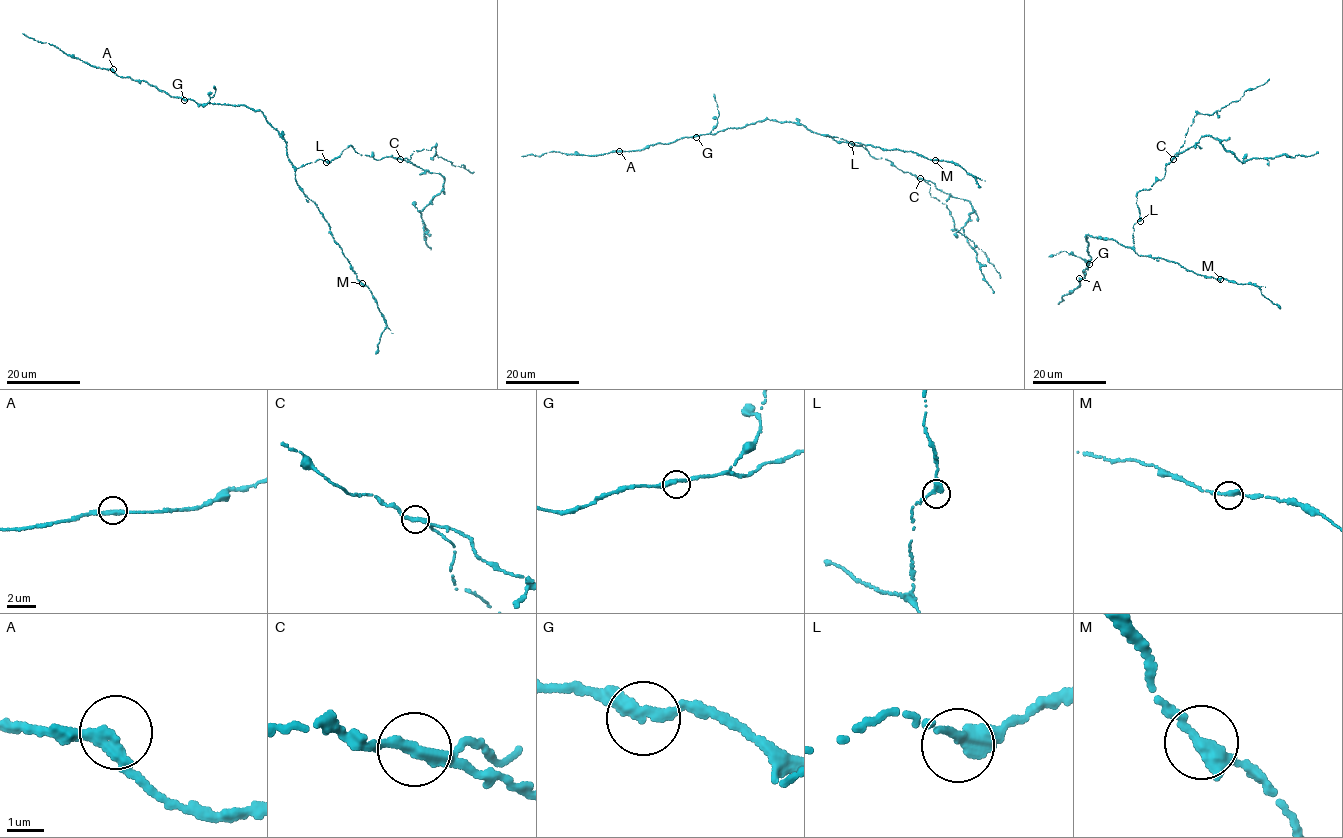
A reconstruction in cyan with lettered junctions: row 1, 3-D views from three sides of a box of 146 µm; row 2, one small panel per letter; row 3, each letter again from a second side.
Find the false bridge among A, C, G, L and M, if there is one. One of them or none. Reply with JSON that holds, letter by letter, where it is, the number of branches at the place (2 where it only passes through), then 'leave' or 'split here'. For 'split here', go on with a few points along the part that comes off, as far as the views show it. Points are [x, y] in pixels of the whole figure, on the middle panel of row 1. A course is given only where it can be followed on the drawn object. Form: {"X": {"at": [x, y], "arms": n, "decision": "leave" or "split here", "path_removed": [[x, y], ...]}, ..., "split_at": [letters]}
{"A": {"at": [619, 151], "arms": 2, "decision": "leave"}, "C": {"at": [920, 178], "arms": 2, "decision": "split here", "path_removed": [[920, 178], [931, 181], [954, 197], [965, 199], [972, 207], [974, 211], [963, 229], [994, 293]]}, "G": {"at": [696, 137], "arms": 2, "decision": "leave"}, "L": {"at": [851, 144], "arms": 2, "decision": "leave"}, "M": {"at": [935, 160], "arms": 2, "decision": "leave"}, "split_at": ["C"]}

